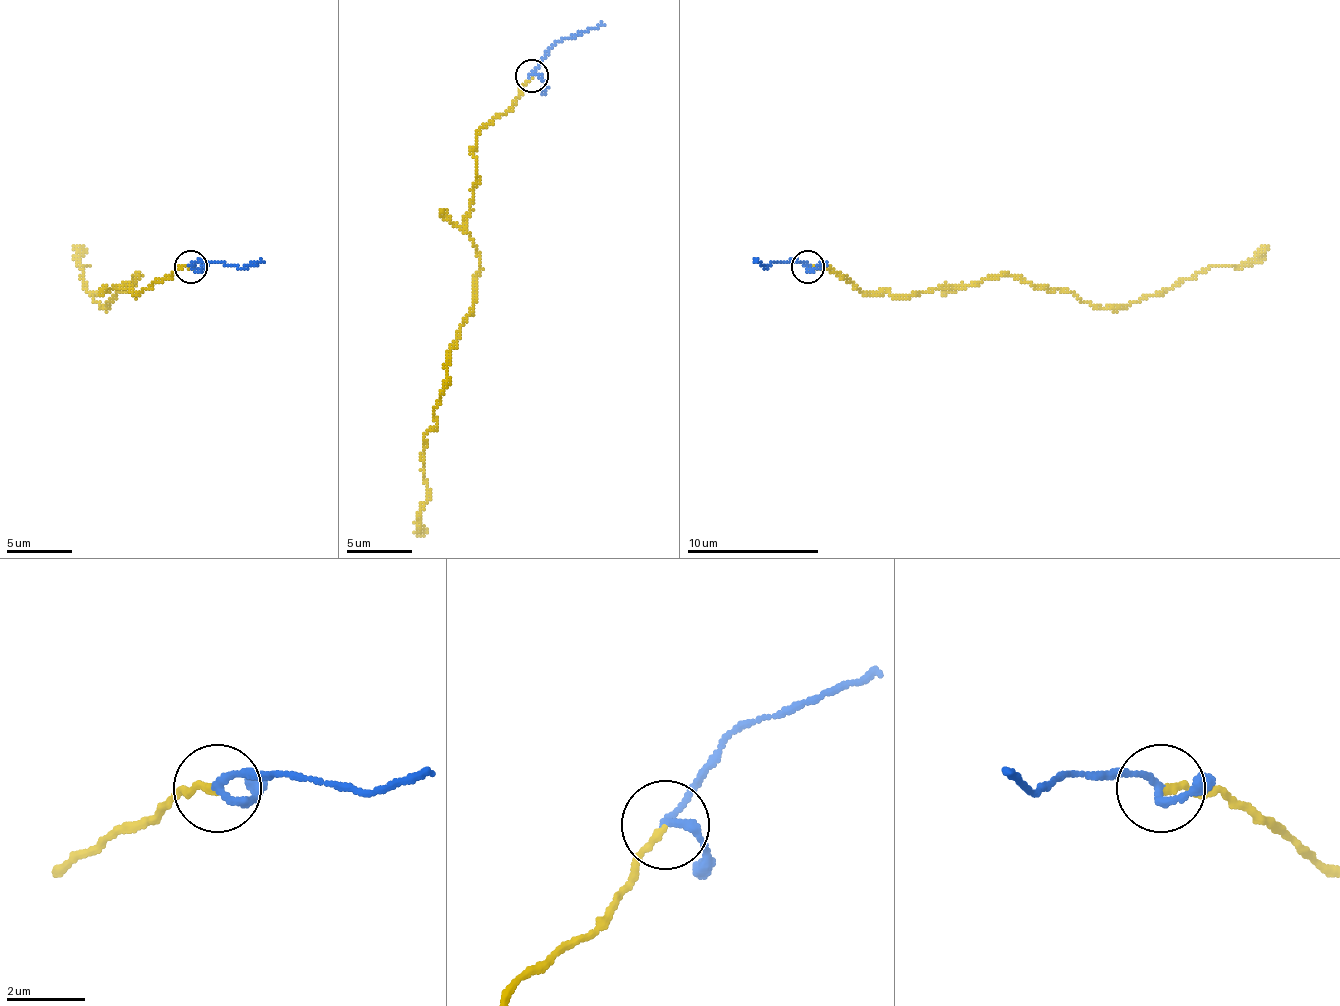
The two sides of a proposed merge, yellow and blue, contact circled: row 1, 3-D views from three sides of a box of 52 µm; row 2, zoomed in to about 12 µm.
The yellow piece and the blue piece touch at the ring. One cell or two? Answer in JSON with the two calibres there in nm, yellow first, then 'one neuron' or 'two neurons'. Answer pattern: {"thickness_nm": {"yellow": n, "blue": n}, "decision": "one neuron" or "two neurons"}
{"thickness_nm": {"yellow": 160, "blue": 180}, "decision": "one neuron"}

